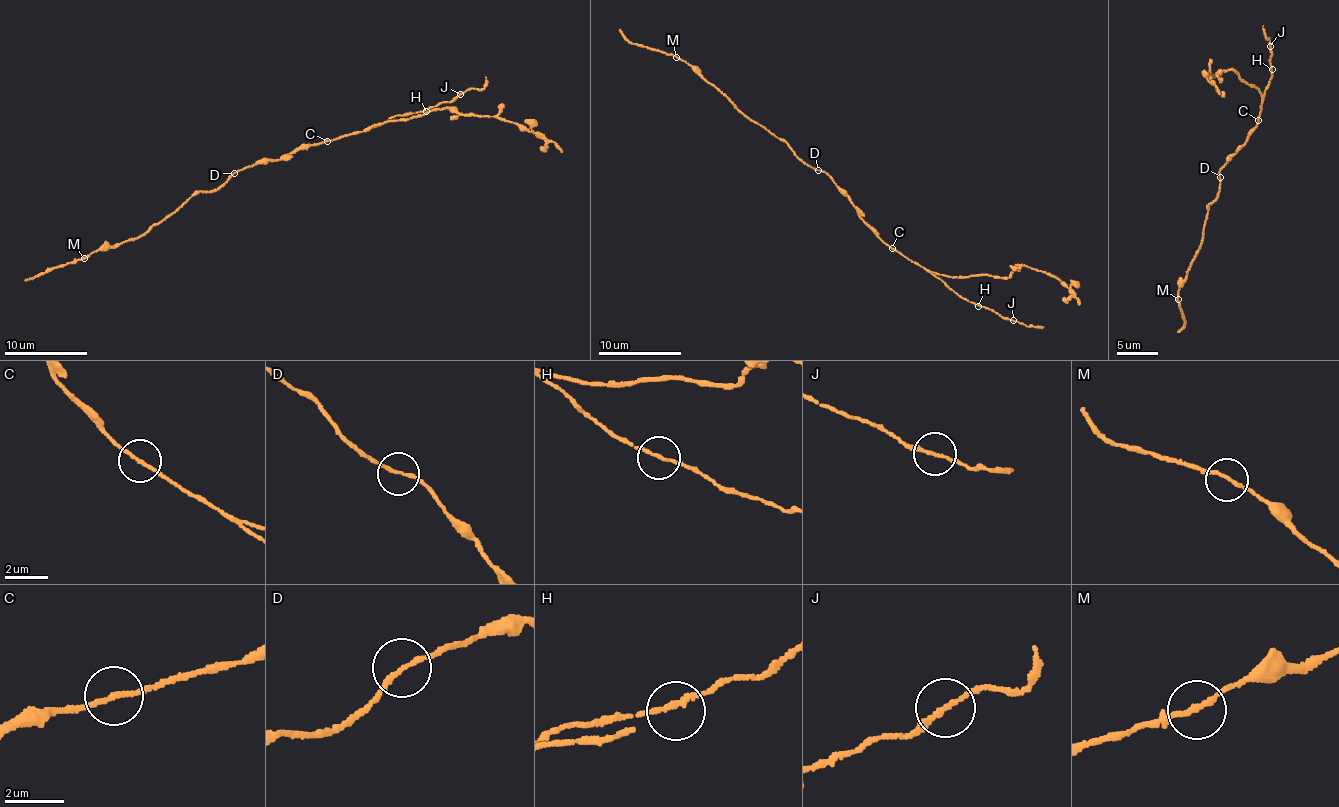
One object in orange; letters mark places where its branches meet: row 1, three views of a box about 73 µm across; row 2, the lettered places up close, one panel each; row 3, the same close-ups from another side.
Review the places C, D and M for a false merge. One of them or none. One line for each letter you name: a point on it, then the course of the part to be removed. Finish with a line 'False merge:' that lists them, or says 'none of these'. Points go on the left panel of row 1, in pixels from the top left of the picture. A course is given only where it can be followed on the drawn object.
False merge: none of these

